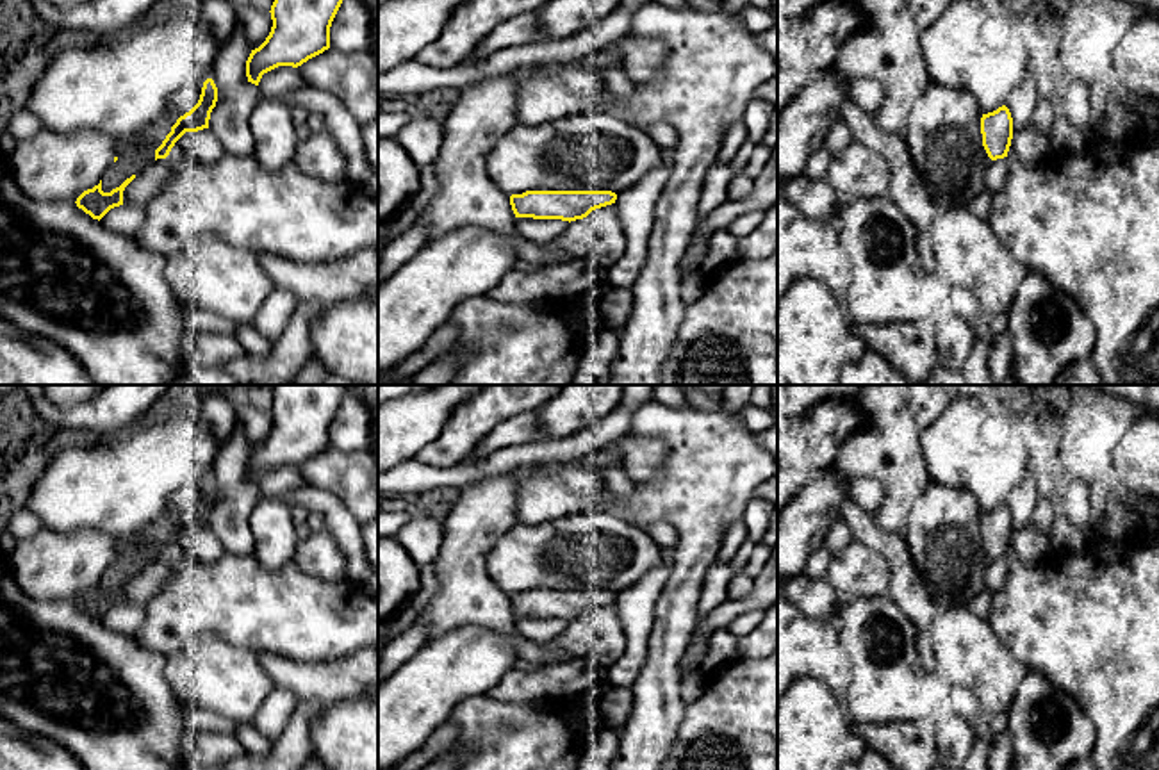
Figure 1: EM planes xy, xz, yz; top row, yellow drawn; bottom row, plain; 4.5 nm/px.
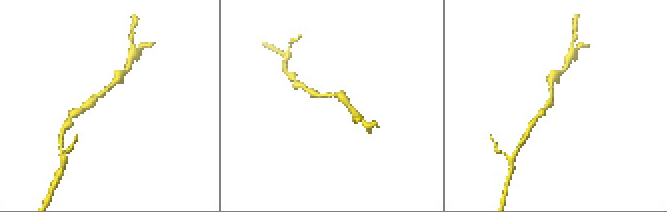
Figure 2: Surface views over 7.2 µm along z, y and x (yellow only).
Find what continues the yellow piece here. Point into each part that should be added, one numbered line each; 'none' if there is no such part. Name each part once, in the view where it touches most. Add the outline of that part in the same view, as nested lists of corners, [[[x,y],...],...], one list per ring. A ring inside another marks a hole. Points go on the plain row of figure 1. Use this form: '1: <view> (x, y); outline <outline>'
none

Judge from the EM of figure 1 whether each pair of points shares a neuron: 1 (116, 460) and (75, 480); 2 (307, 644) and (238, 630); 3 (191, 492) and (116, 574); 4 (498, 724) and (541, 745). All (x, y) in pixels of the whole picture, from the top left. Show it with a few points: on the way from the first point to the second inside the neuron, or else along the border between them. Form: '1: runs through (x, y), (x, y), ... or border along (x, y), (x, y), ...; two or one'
1: runs through (106, 471), (97, 480), (86, 480); one
2: runs through (289, 630), (255, 630); one
3: runs through (172, 512), (134, 555); one
4: runs through (509, 735), (519, 745), (530, 745); one

